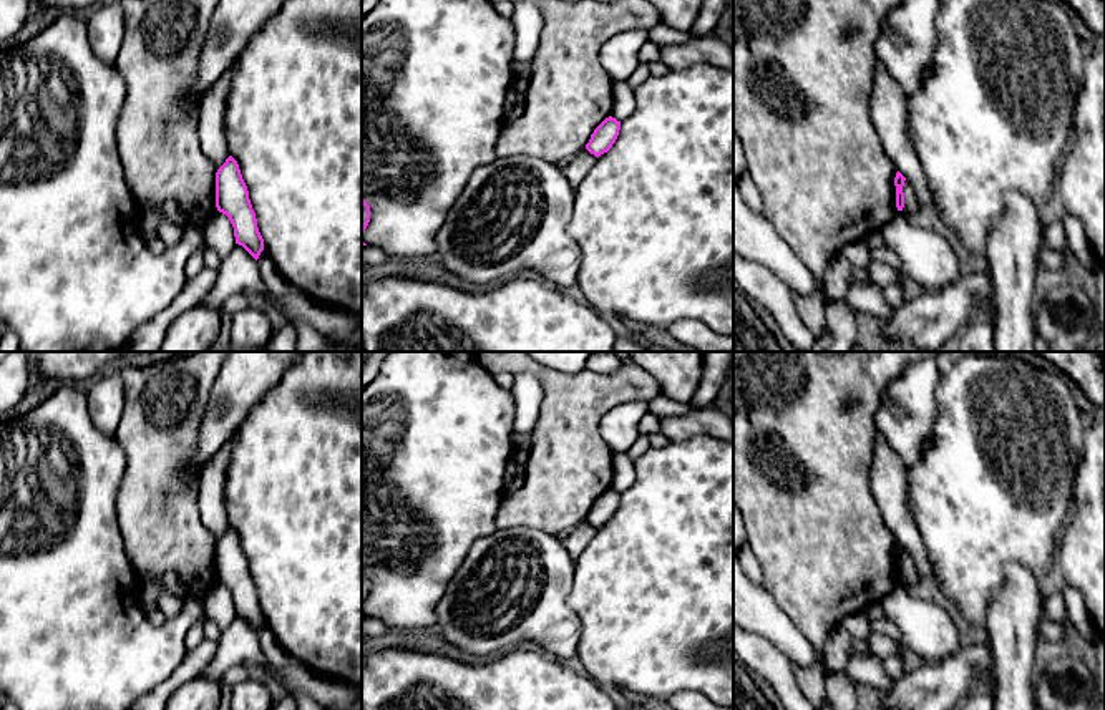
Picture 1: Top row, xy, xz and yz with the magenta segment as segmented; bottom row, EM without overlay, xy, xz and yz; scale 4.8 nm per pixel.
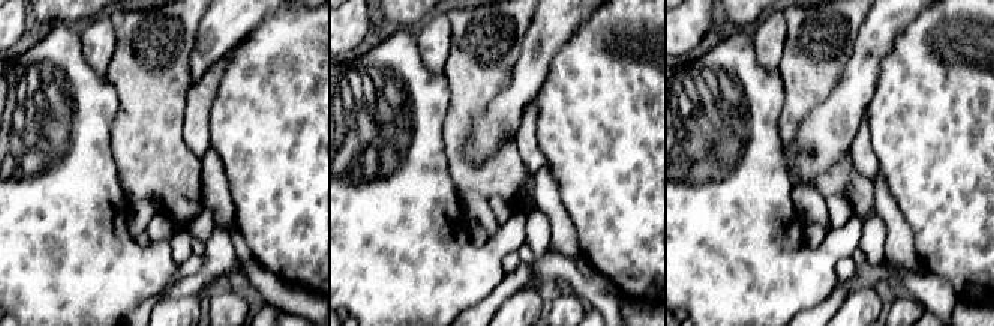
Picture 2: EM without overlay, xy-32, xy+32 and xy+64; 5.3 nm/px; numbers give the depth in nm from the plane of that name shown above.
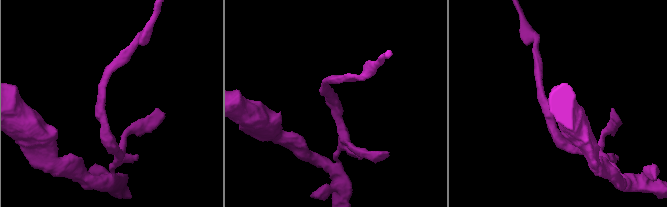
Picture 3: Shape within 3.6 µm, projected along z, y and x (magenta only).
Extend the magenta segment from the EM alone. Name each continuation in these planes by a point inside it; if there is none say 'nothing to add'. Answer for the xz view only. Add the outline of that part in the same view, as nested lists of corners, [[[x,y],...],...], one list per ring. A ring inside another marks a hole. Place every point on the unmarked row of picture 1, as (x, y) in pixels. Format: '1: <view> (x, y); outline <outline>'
nothing to add

